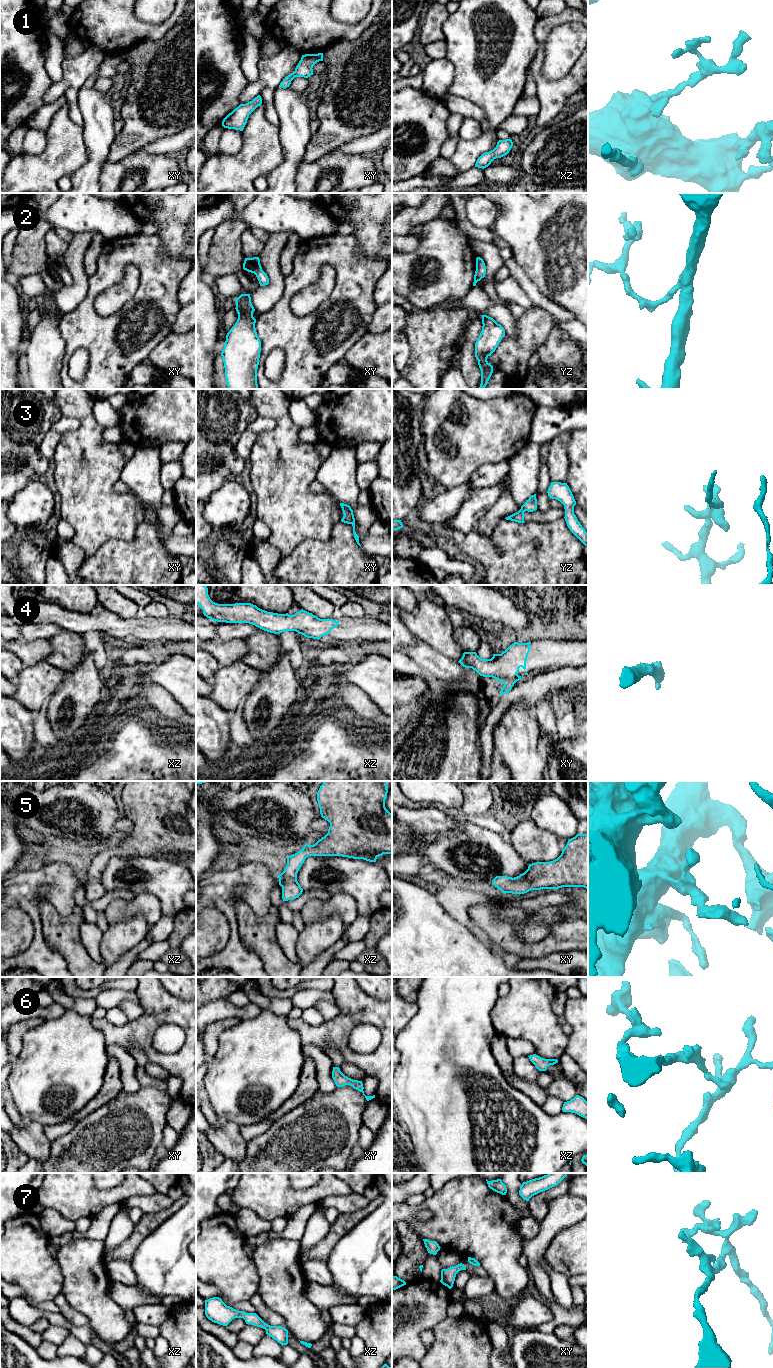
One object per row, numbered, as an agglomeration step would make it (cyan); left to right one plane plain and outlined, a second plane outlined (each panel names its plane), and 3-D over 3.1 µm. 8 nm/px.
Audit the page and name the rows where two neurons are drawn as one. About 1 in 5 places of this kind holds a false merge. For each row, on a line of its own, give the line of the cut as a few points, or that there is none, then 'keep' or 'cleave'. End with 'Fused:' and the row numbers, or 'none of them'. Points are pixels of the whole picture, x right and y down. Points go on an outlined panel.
1: no cut; keep
2: no cut; keep
3: cut in xy along (342, 509), (348, 509), (351, 512), (352, 523); cleave
4: no cut; keep
5: no cut; keep
6: no cut; keep
7: no cut; keep
Fused: 3

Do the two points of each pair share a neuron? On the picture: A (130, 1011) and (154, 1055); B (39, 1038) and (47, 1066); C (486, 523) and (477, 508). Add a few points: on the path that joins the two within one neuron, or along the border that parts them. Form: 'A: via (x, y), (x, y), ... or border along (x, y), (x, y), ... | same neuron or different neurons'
A: border along (139, 1002), (142, 1014), (129, 1021) | different neurons
B: via (46, 1045), (47, 1059) | same neuron
C: border along (498, 498), (476, 526) | different neurons

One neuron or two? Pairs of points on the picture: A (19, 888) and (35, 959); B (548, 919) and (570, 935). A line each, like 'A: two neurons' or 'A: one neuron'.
A: one neuron
B: two neurons

